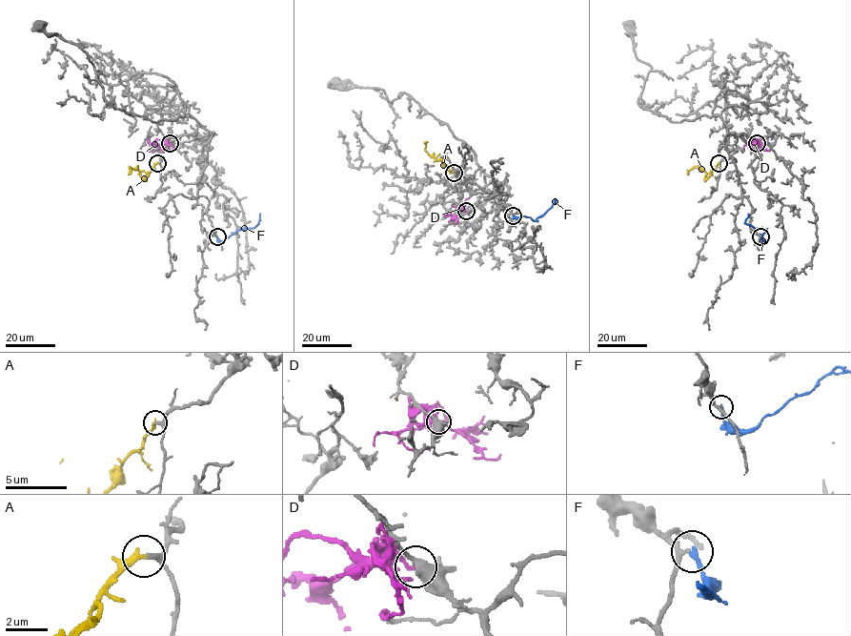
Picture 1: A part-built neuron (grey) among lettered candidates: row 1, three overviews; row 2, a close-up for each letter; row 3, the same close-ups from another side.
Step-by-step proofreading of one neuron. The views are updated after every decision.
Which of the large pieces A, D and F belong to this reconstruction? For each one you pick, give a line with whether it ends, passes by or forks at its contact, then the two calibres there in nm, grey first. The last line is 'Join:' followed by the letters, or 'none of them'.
A: It ends there. Thickness 180 nm (grey) against 280 nm
Join: A

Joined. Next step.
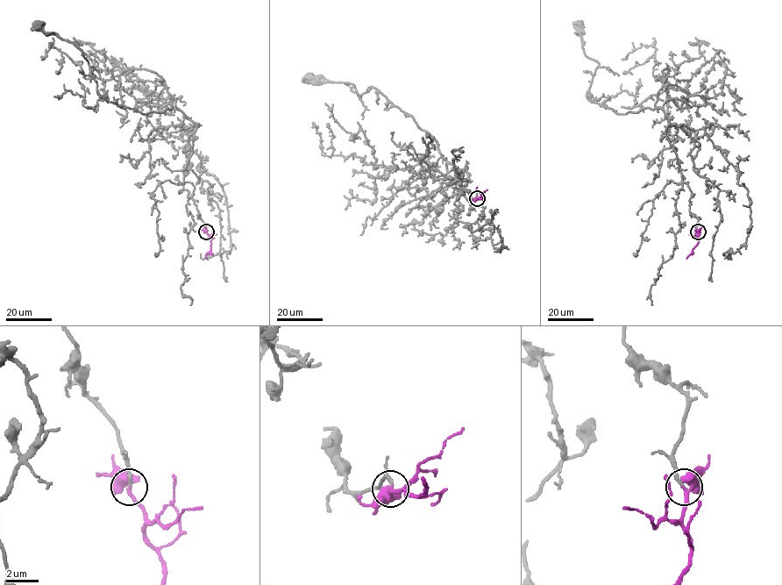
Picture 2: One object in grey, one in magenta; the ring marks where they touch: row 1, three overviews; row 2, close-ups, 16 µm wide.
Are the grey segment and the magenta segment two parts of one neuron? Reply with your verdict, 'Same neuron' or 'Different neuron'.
Same neuron

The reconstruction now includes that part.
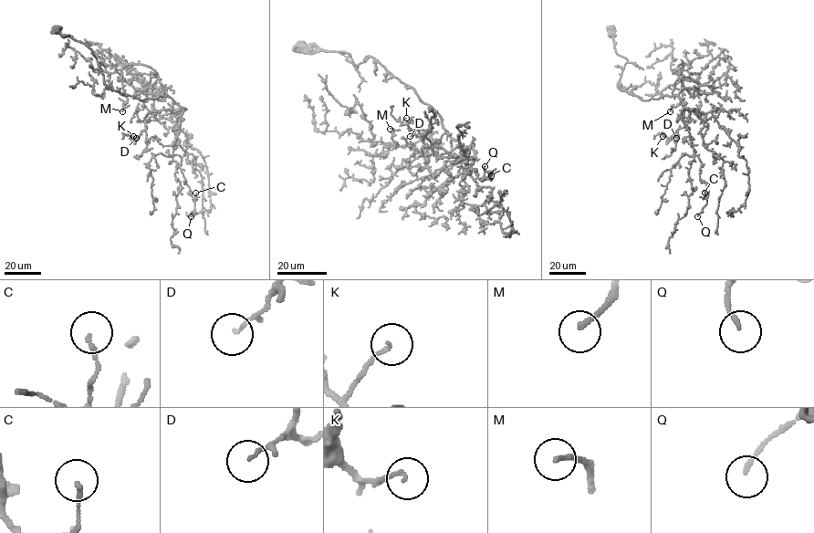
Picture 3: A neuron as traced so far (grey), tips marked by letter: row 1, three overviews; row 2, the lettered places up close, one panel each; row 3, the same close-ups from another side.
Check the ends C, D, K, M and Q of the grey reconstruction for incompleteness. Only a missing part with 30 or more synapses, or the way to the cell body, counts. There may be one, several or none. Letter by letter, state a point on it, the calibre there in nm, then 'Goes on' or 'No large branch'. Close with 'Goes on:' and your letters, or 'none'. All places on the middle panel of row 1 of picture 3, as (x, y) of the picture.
C: Place: (491, 175). Thickness 140 nm. No large branch
D: Place: (410, 136). Thickness 70 nm. No large branch
K: Place: (406, 118). Thickness 120 nm. No large branch
M: Place: (390, 129). Thickness 180 nm. Goes on
Q: Place: (485, 166). Thickness 130 nm. No large branch
Goes on: M

